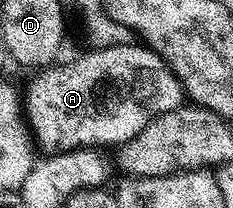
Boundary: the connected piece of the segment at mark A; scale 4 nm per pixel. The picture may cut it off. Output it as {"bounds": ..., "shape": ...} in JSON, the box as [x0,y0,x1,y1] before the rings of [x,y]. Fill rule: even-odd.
{"bounds":[26,43,184,153],"shape":[[[142,43],[133,45],[110,45],[107,49],[93,48],[84,57],[78,58],[71,65],[63,67],[59,73],[46,73],[43,77],[38,77],[30,85],[30,91],[26,93],[26,109],[28,112],[28,123],[33,129],[35,140],[39,146],[42,145],[46,151],[55,153],[64,153],[68,149],[83,149],[85,147],[106,147],[102,145],[115,145],[121,147],[126,142],[132,140],[140,131],[144,131],[144,127],[148,127],[150,121],[156,120],[160,115],[164,115],[173,109],[179,109],[184,104],[184,88],[175,73],[169,69],[164,63],[164,59],[160,59],[160,55],[156,55],[154,50]]]}

